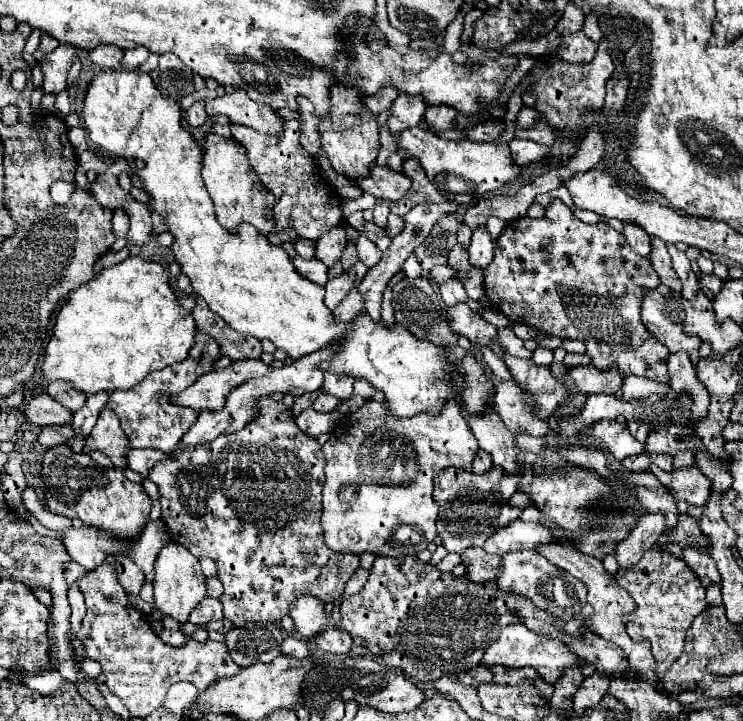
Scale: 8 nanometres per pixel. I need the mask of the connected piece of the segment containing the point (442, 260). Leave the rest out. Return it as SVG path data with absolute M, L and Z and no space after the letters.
M444 215L430 231L426 241L414 251L422 269L430 271L436 265L446 265L450 249L456 245L458 219L454 215Z

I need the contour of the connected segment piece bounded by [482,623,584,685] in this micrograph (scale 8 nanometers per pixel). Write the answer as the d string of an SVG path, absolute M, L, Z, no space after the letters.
M518 623L518 625L506 625L502 629L500 637L486 649L486 655L484 655L482 663L488 665L488 667L490 665L504 665L508 669L534 667L546 683L556 685L566 667L570 667L570 665L584 665L584 659L578 657L576 653L572 653L562 639L548 637L548 635L538 635L538 633L530 631L526 625Z

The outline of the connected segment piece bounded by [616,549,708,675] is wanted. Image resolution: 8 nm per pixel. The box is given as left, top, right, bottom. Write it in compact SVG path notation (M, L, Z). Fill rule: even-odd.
M656 549L646 551L632 569L616 573L616 579L638 605L636 613L630 617L628 631L638 633L638 639L650 641L652 655L658 663L658 675L664 675L670 663L682 653L686 629L692 625L694 617L708 607L704 597L706 589L682 559Z

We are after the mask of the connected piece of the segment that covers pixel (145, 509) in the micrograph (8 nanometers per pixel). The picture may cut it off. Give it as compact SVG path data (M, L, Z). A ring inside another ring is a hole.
M66 443L56 445L44 453L42 461L44 499L52 513L64 517L78 517L84 525L100 527L118 537L134 537L150 519L152 501L142 483L124 477L120 469L104 469L94 463L88 453L74 453Z

